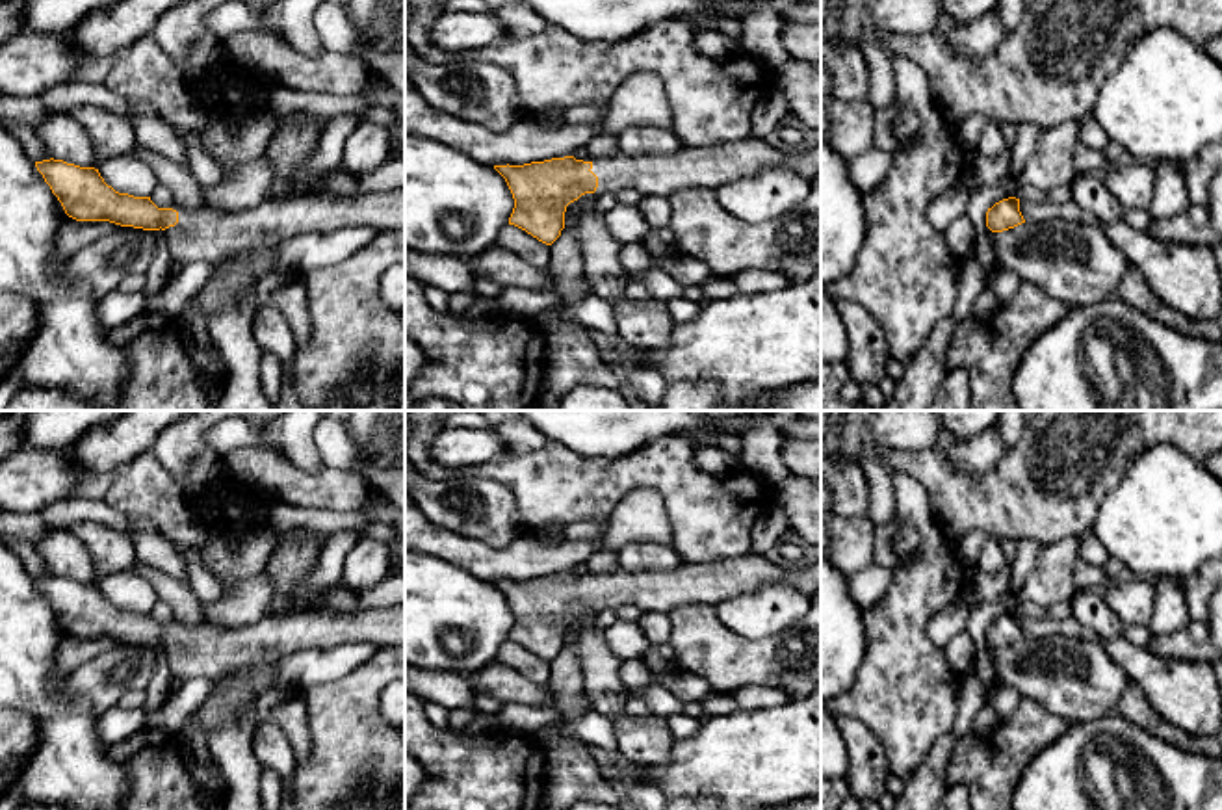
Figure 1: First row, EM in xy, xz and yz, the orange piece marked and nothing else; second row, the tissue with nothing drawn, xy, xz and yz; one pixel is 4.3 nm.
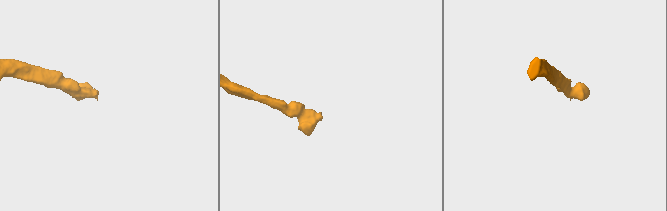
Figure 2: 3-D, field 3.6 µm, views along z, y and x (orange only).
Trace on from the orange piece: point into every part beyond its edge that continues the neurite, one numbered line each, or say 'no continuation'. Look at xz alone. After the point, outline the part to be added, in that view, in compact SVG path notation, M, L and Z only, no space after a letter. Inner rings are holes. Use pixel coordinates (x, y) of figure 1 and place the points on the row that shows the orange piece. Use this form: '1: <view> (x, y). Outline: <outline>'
1: xz (691, 168). Outline: M747 137L726 145L683 147L676 154L617 152L581 158L592 163L598 188L592 195L633 188L641 195L669 197L674 191L713 188L767 167L786 167L812 180L821 173L821 145L808 150L782 150L767 139Z

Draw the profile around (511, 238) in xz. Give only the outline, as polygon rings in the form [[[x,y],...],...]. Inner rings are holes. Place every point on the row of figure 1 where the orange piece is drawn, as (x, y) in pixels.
[[[505,225],[498,236],[498,247],[522,256],[531,266],[546,266],[550,262],[550,245],[539,242],[526,230]]]

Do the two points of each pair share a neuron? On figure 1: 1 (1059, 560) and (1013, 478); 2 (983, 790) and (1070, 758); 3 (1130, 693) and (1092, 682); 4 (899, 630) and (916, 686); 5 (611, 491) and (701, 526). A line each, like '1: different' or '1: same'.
1: different
2: different
3: different
4: same
5: same

